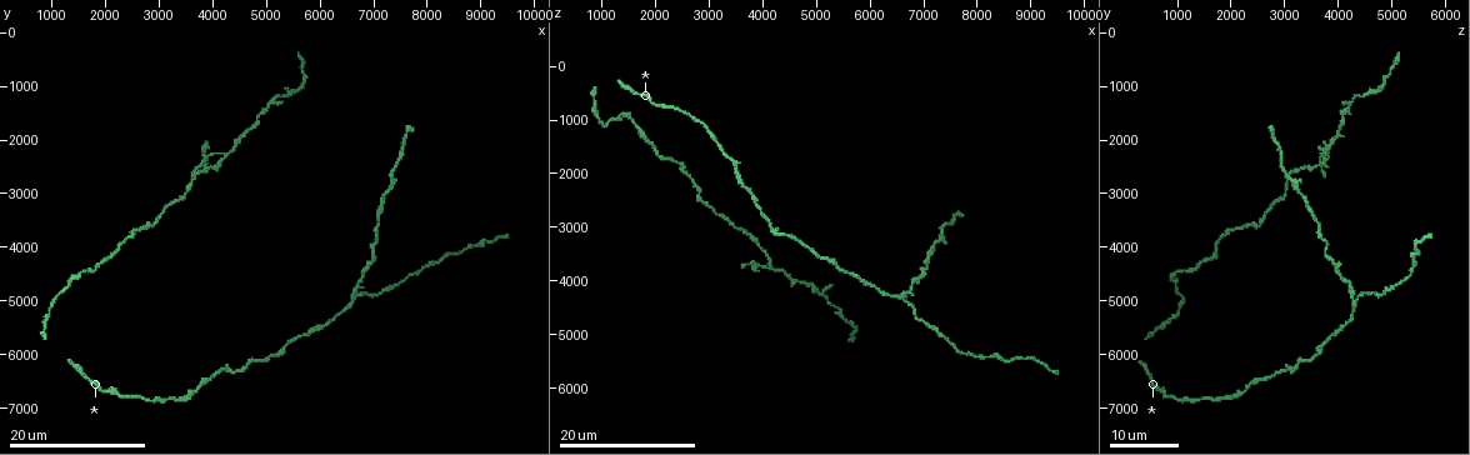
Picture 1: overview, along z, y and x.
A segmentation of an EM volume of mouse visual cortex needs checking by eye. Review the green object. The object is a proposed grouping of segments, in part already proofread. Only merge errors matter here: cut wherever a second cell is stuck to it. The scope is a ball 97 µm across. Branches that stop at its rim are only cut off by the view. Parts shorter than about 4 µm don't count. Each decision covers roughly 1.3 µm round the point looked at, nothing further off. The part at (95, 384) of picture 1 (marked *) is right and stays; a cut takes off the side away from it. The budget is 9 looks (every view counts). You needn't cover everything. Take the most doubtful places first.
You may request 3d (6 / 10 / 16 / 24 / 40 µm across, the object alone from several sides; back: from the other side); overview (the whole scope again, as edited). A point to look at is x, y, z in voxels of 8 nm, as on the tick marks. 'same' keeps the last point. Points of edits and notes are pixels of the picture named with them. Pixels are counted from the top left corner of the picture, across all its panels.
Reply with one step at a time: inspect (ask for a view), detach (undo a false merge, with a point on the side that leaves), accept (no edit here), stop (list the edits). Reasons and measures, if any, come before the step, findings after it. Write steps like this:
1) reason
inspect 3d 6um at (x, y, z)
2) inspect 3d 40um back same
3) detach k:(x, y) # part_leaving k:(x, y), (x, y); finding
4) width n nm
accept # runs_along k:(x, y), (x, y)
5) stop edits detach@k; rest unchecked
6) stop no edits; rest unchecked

two arms in line, one across
inspect 3d 24um at (5000, 1350, 4250)

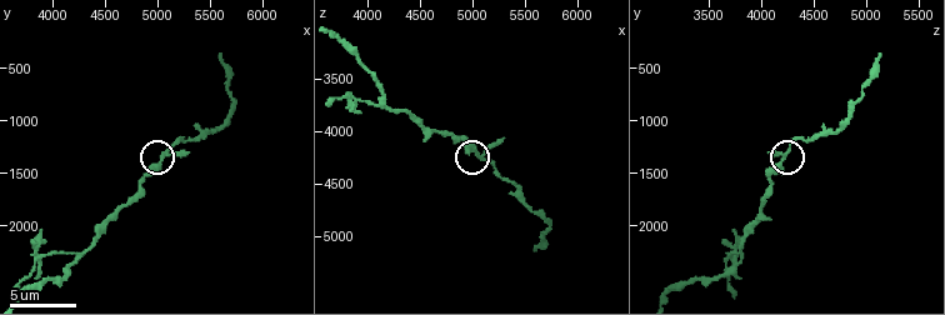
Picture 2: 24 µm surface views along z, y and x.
inspect 3d 6um at (5080, 1320, 4240)

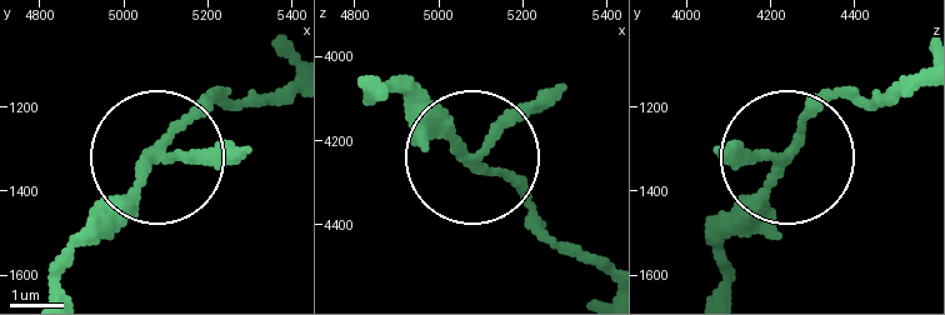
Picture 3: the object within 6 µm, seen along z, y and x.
width 180 nm
accept # runs_along 3:(364, 83), (421, 100), (565, 244); one cell here

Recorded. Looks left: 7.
side arm on a straight run
inspect 3d 16um at (6550, 5050, 4350)

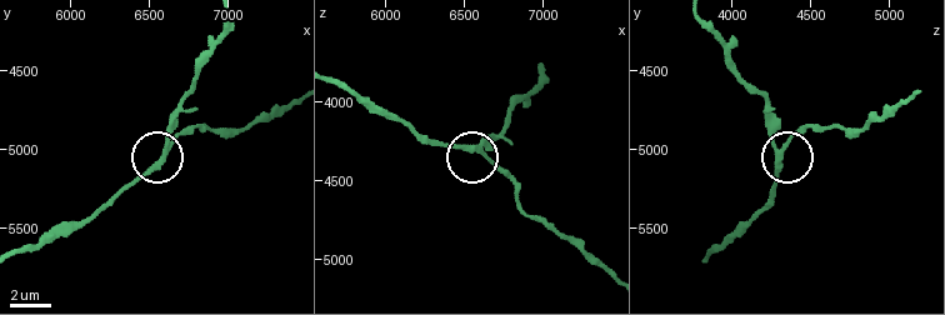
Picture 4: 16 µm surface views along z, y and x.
inspect 3d 10um at (6600, 5000, 4300)

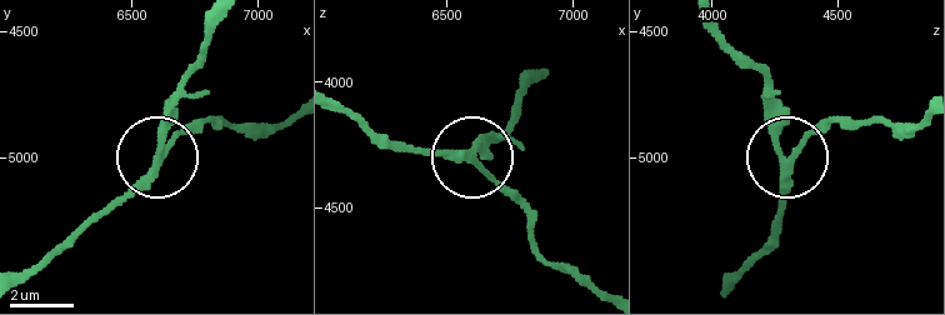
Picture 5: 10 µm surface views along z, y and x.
side_arm 32 um
accept # runs_along 5:(26, 276), (200, 121); continuous, no second cell

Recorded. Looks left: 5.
three-way junction
inspect 3d 6um at (4200, 2260, 3800)

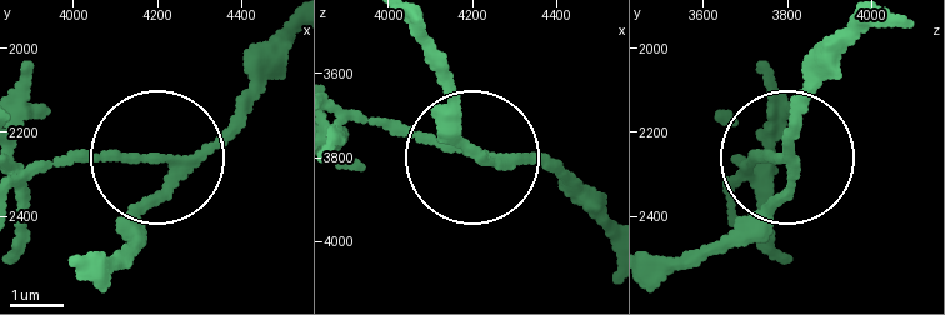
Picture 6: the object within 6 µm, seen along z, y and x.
inspect 3d 6um back at (4235, 2265, 3800)

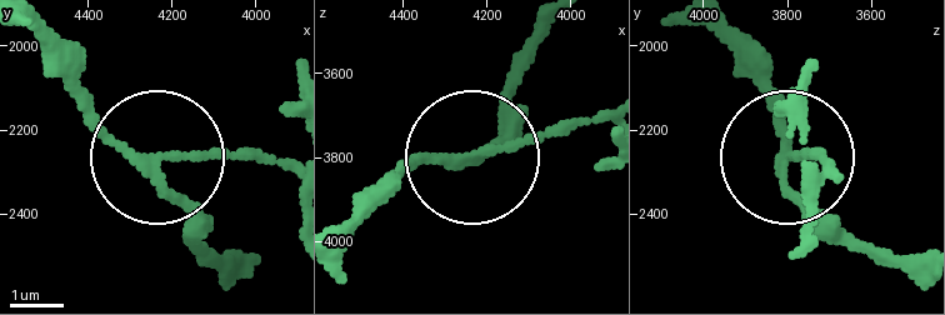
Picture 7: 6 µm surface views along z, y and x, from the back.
arms 3
detach 7:(213, 149) # a second cell is stuck on

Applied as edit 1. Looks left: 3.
thick turns thin
inspect 3d 16um at (5700, 5600, 3900)

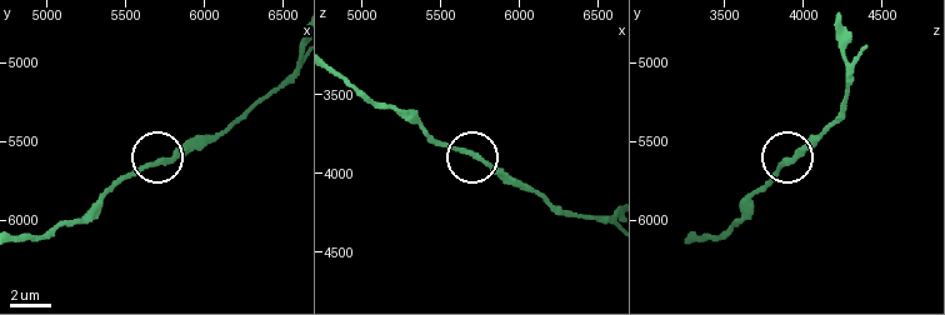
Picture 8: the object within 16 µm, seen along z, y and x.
inspect 3d 6um at (5740, 5620, 3880)

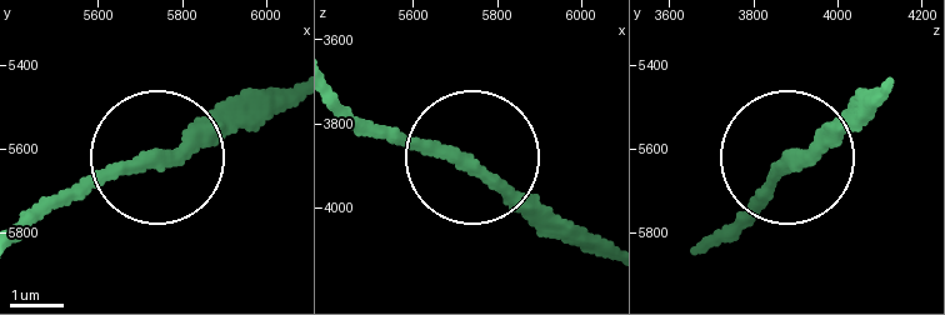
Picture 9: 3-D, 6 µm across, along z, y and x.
accept # one cell here

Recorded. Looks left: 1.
stop edits detach@7; rest unchecked

